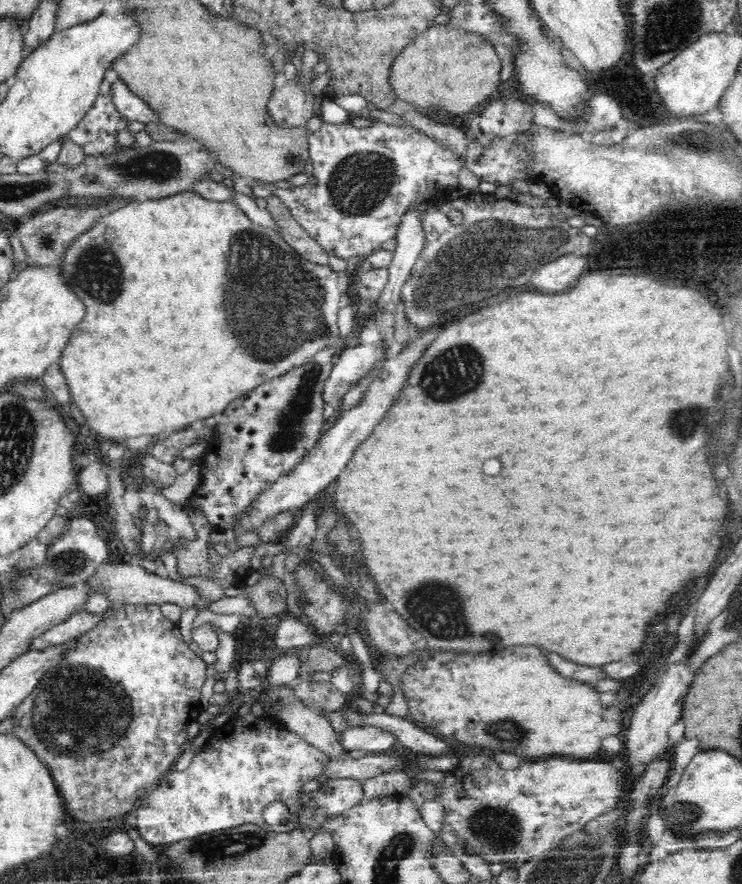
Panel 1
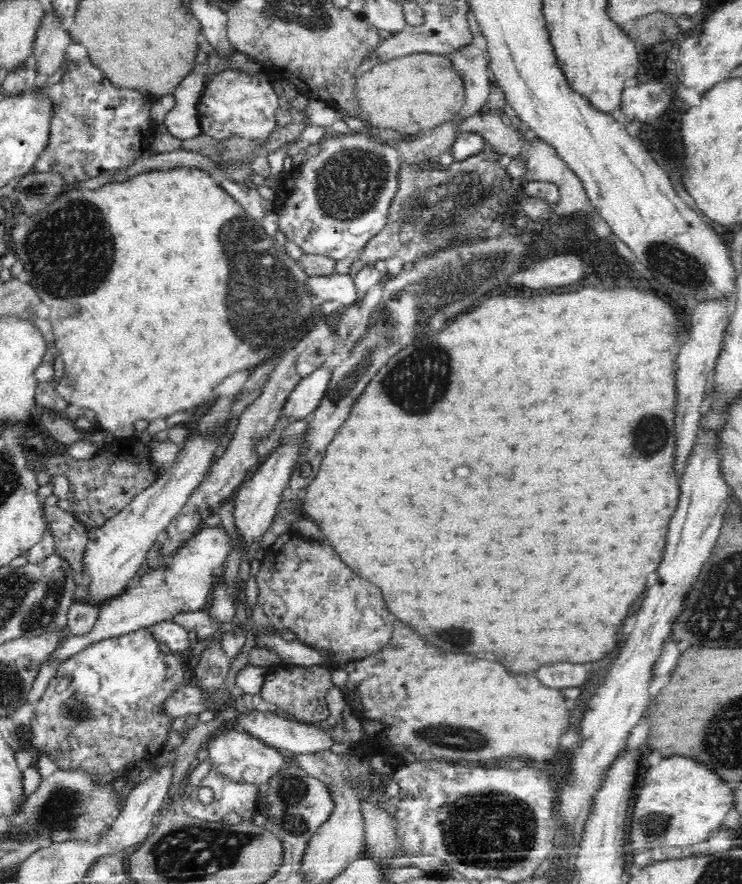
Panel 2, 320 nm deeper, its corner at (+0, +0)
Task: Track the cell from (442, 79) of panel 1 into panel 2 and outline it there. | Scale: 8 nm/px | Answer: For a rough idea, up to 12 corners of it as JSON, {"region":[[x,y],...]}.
{"region":[[414,53],[357,80],[358,118],[408,137],[454,119],[466,83]]}

